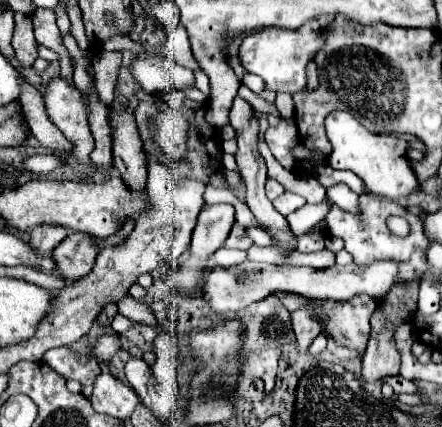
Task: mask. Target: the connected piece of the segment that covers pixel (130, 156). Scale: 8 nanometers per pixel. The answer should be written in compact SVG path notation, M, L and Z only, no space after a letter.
M111 106L111 126L113 126L113 166L117 168L125 186L145 188L147 164L143 142L139 138L133 114L125 110L125 106Z

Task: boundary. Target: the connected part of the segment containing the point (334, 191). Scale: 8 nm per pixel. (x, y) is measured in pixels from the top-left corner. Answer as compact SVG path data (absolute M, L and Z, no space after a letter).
M333 184L327 188L327 198L335 202L339 208L357 212L357 194L347 184Z

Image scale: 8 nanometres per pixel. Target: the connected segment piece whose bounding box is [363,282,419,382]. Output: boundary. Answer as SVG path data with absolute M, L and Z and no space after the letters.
M403 282L403 284L397 284L393 288L393 292L387 294L387 298L379 304L377 312L371 316L371 328L373 328L373 336L367 344L367 350L365 350L365 356L363 356L363 378L367 382L375 382L375 380L381 380L385 376L393 376L393 374L399 374L399 366L401 366L401 352L397 350L397 344L395 344L395 330L411 320L413 312L415 312L415 306L417 306L417 282Z

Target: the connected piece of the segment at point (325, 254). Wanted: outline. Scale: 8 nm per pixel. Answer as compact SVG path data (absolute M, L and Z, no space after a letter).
M319 250L313 254L301 254L301 252L293 252L287 258L289 264L293 266L311 266L311 268L329 268L335 264L335 254L331 250Z

